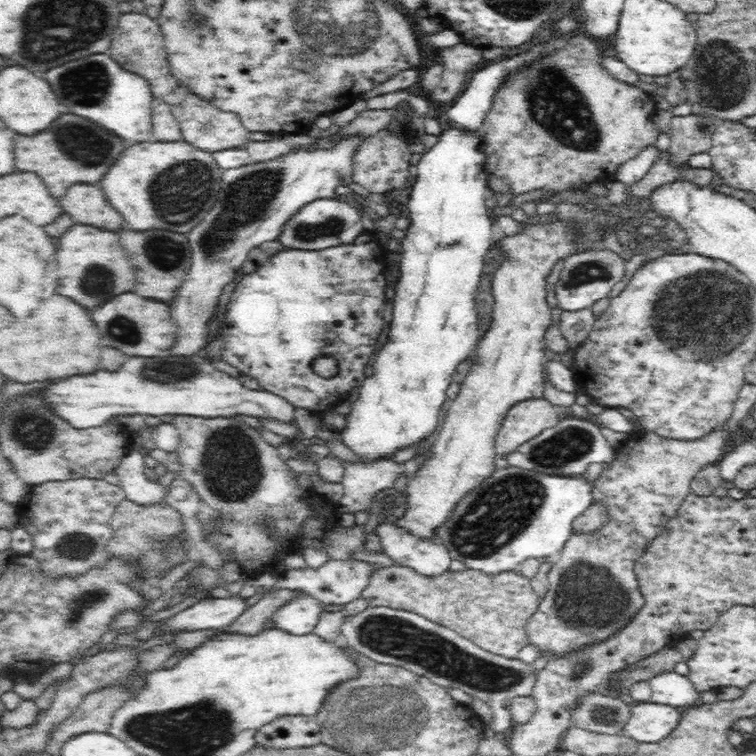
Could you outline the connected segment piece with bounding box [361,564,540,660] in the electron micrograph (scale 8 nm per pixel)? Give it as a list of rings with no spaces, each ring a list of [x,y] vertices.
[[[398,564],[375,568],[361,597],[366,600],[368,607],[402,609],[429,617],[471,640],[482,651],[510,660],[518,659],[520,651],[529,645],[524,624],[540,604],[540,598],[532,590],[529,579],[520,572],[484,575],[480,571],[465,569],[424,576]]]

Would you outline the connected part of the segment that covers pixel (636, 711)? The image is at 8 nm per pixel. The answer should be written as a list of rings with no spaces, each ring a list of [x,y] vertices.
[[[636,703],[631,707],[630,718],[623,724],[620,734],[638,743],[657,743],[666,738],[680,720],[682,710],[653,703]]]

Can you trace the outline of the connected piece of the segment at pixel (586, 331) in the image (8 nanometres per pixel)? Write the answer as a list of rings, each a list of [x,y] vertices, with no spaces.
[[[590,307],[574,312],[563,311],[557,324],[569,348],[575,349],[588,338],[596,321],[596,314]]]

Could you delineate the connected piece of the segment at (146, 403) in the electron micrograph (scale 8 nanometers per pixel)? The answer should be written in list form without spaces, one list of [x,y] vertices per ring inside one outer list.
[[[168,352],[162,357],[142,358],[134,357],[126,360],[122,370],[114,372],[96,372],[92,376],[74,376],[74,380],[60,380],[58,384],[50,386],[50,401],[57,404],[57,411],[61,412],[76,428],[84,429],[102,425],[109,422],[112,416],[129,414],[151,414],[152,416],[162,416],[162,414],[186,415],[191,417],[202,417],[215,419],[218,417],[232,417],[236,415],[250,415],[256,417],[272,418],[284,423],[293,420],[293,406],[284,398],[270,394],[270,392],[260,392],[260,390],[250,390],[242,386],[239,380],[216,370],[210,360],[202,362],[200,356],[183,356],[180,353]]]

